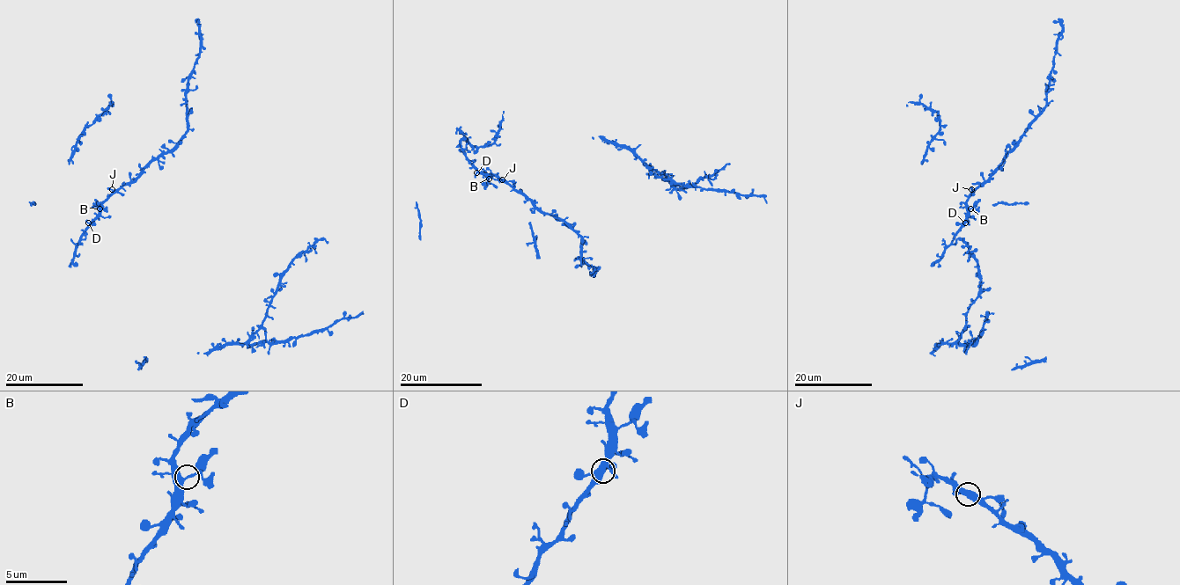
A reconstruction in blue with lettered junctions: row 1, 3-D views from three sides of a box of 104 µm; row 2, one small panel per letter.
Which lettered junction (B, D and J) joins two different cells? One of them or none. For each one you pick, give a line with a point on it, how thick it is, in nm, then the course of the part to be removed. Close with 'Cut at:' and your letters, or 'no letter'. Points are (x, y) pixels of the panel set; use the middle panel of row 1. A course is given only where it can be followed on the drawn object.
B: (489, 179) | 300 nm
Cut at: B

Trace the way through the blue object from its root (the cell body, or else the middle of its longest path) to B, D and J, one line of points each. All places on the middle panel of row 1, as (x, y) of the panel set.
B: (465, 138), (461, 140), (463, 154), (489, 179)
D: (465, 138), (461, 140), (462, 152), (476, 172)
J: (465, 138), (461, 140), (463, 154), (483, 174), (495, 175), (502, 179)

